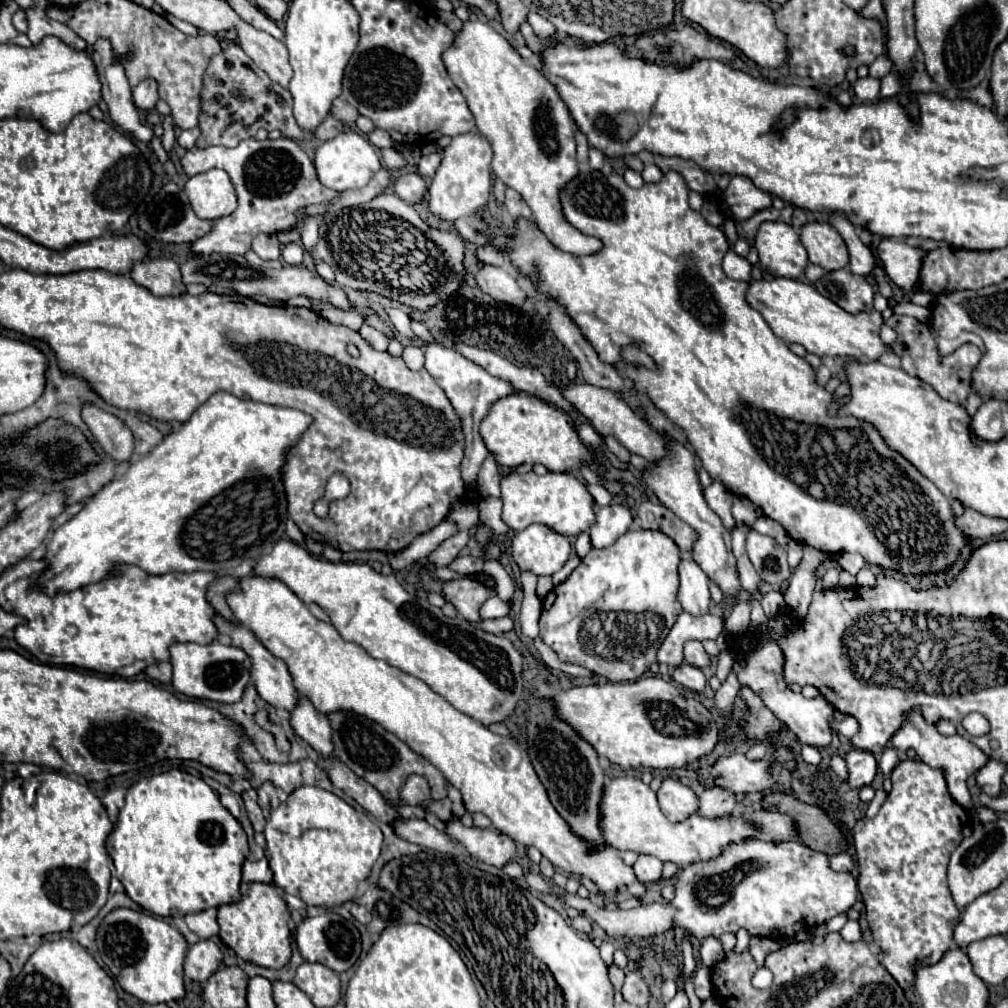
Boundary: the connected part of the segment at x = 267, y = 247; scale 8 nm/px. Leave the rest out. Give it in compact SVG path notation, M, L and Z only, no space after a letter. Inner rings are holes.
M258 235L252 243L252 249L258 253L258 257L262 261L280 259L280 243L278 243L276 235Z

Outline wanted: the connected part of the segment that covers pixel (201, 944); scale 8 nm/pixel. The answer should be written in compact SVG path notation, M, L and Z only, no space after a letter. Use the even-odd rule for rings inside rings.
M198 941L188 947L184 961L184 975L192 981L204 983L222 963L222 951L214 941Z

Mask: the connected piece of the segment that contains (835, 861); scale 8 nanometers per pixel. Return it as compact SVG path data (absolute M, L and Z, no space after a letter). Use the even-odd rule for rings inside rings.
M838 853L838 855L830 857L830 867L834 871L848 871L848 873L852 873L856 869L856 863L854 863L854 859L848 853Z

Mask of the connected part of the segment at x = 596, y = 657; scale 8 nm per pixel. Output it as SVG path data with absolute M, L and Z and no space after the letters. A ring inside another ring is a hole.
M644 529L624 533L612 547L590 549L572 575L542 599L542 641L558 655L560 661L586 667L612 683L640 679L656 661L658 645L662 645L666 633L672 629L678 613L682 611L676 597L678 563L680 553L674 541L670 541L664 533Z

